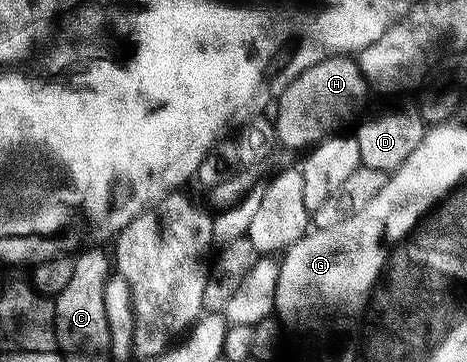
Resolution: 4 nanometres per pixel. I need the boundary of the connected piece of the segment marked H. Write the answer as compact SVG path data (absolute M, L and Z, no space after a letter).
M334 55L317 65L309 65L277 97L273 118L277 137L282 146L309 149L322 143L367 99L369 84L361 73L358 62L351 55Z

